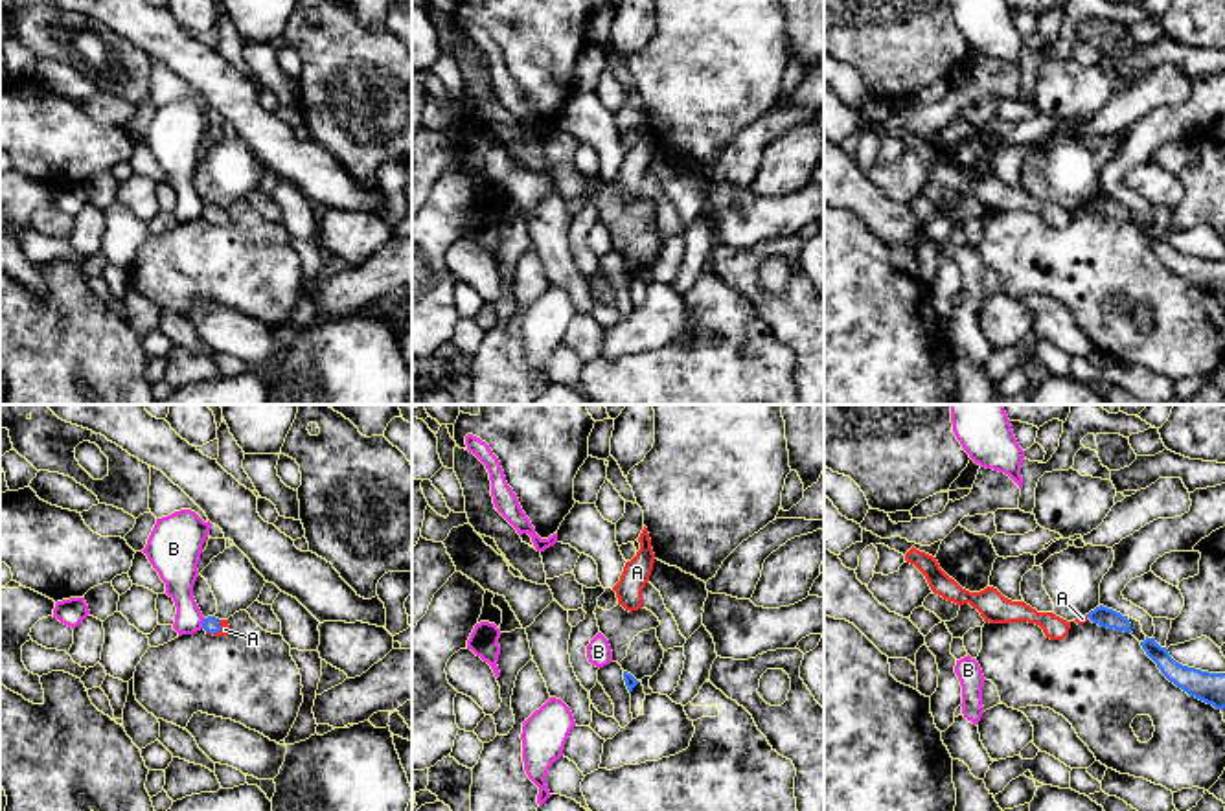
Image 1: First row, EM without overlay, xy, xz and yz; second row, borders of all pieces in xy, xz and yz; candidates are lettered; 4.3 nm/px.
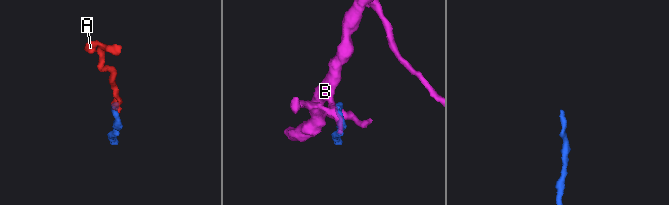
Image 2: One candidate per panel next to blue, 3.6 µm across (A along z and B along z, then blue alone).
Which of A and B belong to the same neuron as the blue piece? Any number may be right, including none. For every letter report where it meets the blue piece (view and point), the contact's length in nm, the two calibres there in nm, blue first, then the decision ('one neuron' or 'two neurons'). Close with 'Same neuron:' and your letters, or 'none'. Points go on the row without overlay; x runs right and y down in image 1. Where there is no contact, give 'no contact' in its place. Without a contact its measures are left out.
A: xy (217, 219) | 80 nm | 70/50 nm | one neuron
B: xy (203, 212) | 50 nm | 70/160 nm | two neurons
Same neuron: A

